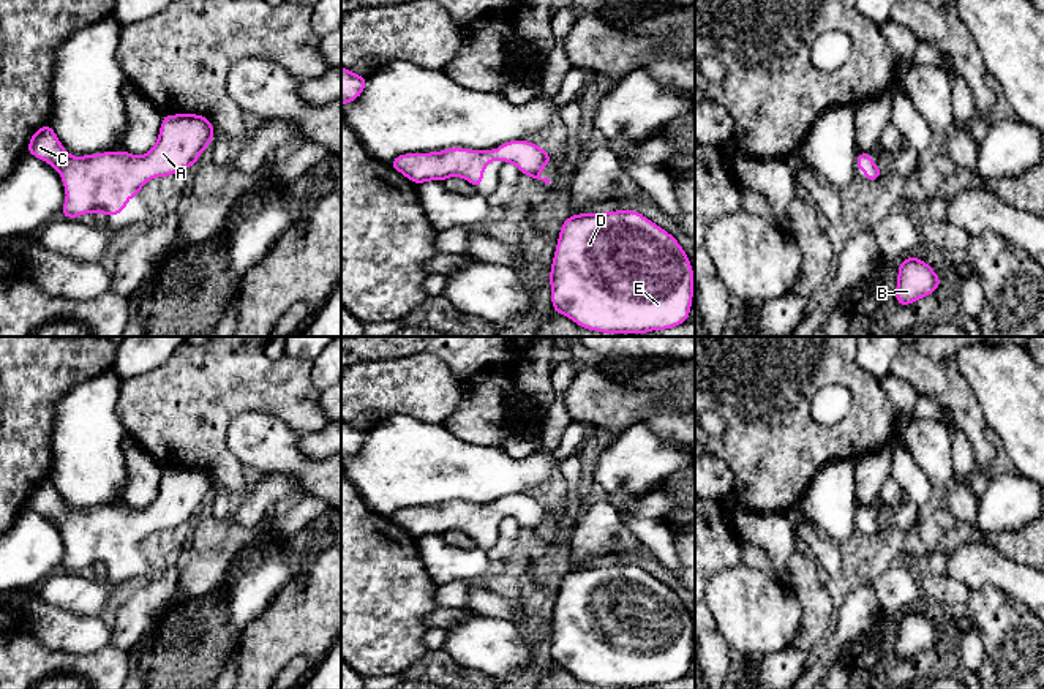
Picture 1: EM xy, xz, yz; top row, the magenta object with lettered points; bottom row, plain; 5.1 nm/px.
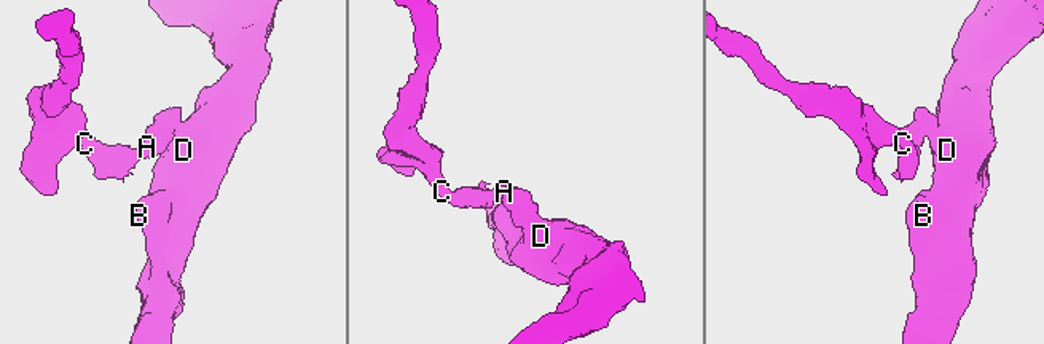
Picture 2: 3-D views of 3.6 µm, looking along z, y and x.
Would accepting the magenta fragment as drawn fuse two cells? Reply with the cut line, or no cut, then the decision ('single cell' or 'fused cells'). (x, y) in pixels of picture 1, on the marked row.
no cut | single cell

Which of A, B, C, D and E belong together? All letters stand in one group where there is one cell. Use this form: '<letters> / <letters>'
A B C D E

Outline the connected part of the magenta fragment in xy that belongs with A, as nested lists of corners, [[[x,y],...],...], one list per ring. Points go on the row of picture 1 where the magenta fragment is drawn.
[[[166,114],[158,142],[142,156],[123,150],[71,156],[54,128],[35,130],[27,153],[54,166],[62,177],[66,199],[63,218],[79,218],[95,212],[117,216],[126,210],[130,198],[153,177],[175,175],[193,168],[215,137],[212,122],[197,114]]]

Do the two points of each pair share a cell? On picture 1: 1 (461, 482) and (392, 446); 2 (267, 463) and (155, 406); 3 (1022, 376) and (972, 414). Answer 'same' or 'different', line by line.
1: same
2: different
3: different

